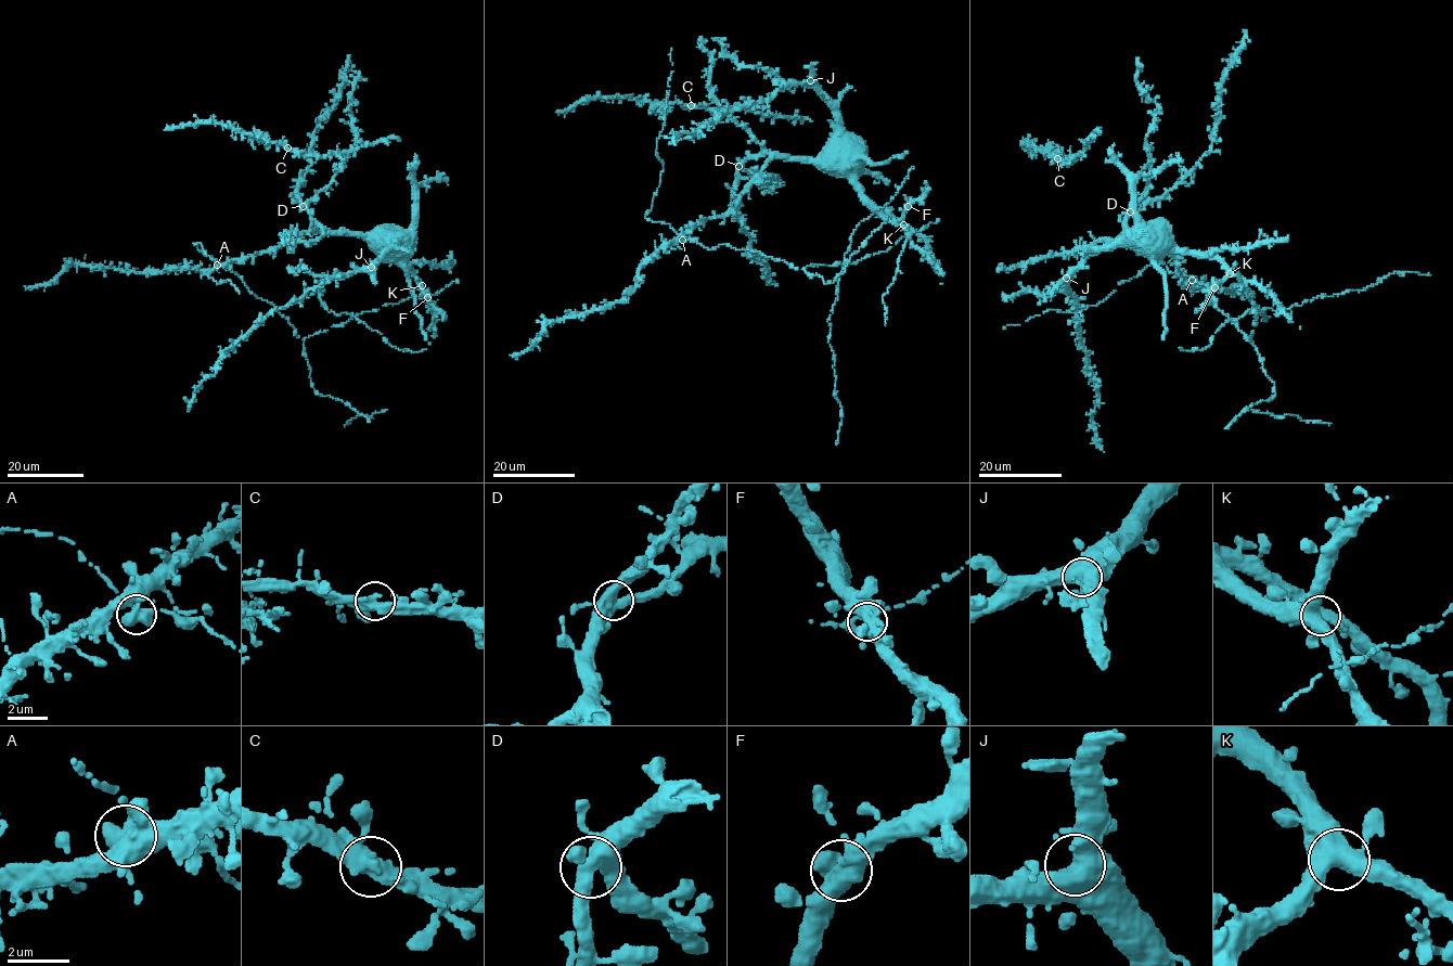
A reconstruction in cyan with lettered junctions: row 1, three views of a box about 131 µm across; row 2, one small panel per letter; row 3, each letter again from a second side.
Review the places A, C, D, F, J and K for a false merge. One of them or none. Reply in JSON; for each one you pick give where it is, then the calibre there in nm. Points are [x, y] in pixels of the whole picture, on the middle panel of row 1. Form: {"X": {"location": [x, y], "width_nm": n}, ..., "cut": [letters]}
{"cut": []}

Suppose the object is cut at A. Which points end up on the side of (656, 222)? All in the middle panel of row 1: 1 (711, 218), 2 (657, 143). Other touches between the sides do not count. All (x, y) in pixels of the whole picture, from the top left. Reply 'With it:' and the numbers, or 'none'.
With it: 2

